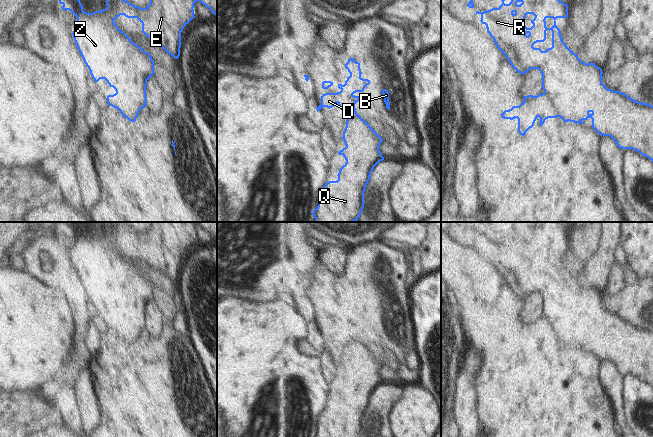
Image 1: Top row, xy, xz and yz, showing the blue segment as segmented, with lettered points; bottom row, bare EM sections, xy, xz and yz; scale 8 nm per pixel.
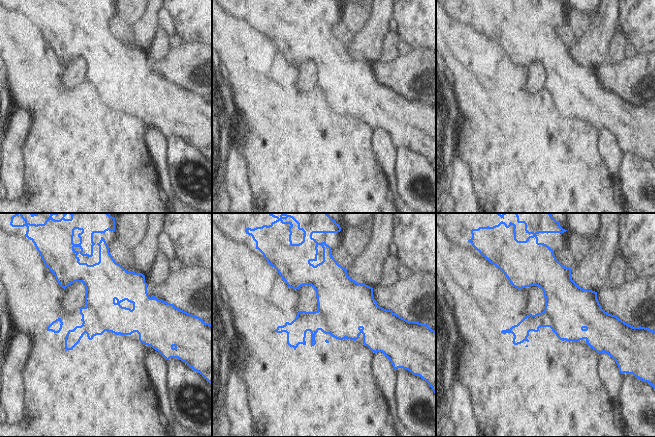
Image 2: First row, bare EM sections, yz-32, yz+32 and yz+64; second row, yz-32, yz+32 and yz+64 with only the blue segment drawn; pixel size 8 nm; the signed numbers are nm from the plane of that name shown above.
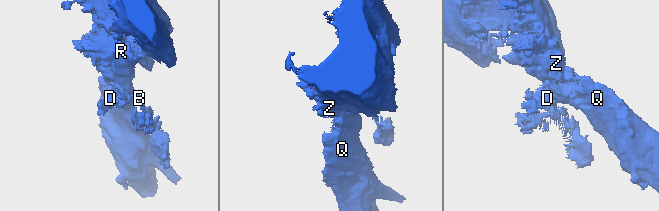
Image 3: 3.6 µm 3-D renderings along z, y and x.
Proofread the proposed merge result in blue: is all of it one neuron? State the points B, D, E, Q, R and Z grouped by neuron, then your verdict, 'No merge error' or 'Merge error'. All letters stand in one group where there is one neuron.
Groups: B D / E Q R Z. Merge error.

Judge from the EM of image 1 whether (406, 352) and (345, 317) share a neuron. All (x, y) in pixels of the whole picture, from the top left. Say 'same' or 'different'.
same

